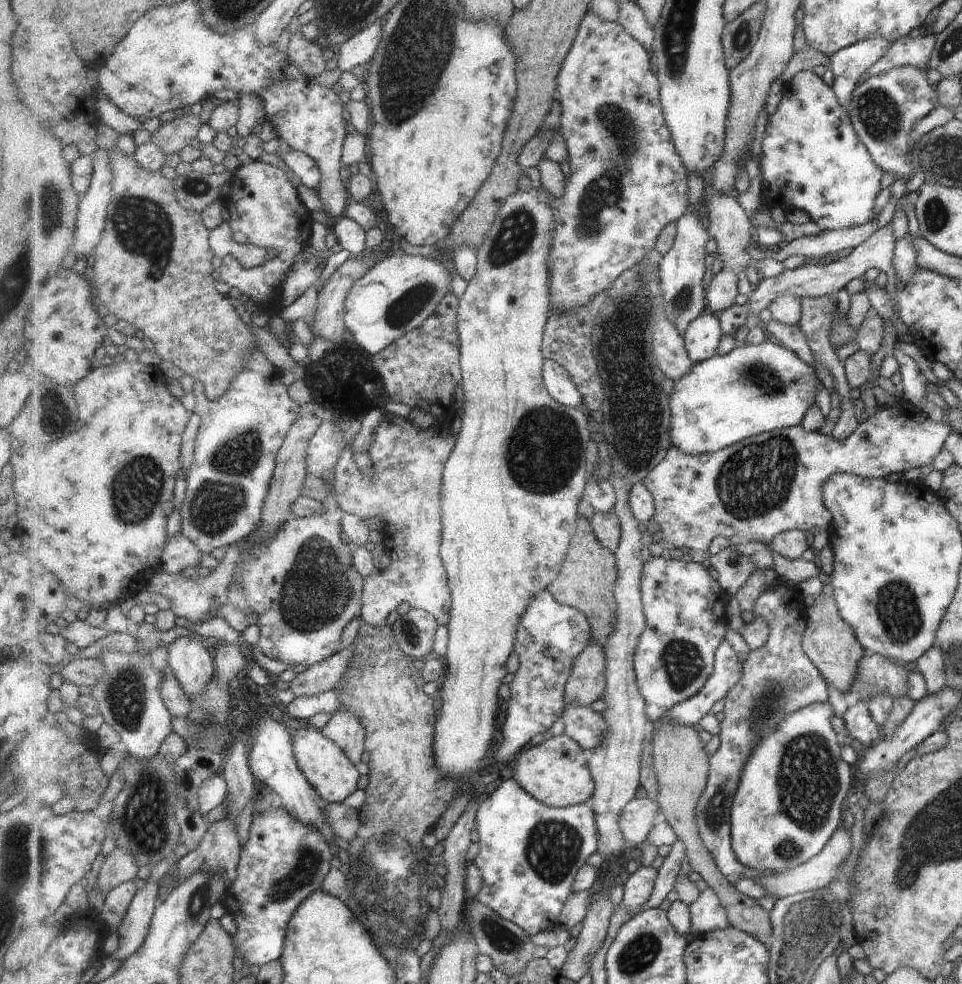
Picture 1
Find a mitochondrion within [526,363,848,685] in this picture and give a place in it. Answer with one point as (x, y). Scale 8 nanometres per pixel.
(755, 480)

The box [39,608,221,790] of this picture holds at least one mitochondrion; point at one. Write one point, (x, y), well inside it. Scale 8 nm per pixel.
(126, 692)

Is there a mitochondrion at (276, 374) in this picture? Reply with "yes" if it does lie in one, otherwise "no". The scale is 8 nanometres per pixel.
no

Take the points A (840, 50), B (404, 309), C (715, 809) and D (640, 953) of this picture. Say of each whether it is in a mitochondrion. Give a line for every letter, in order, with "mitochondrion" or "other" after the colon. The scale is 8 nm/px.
A: other
B: mitochondrion
C: mitochondrion
D: mitochondrion

